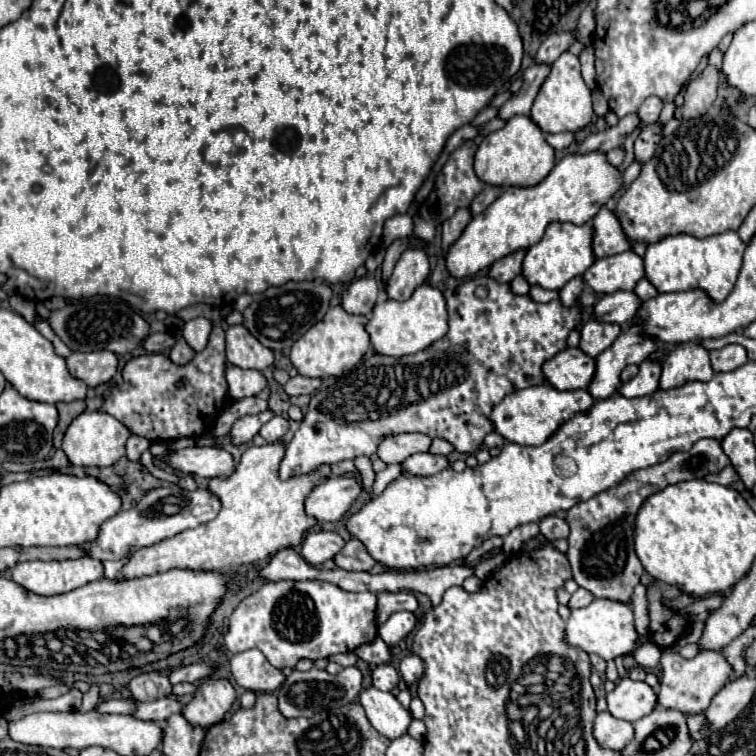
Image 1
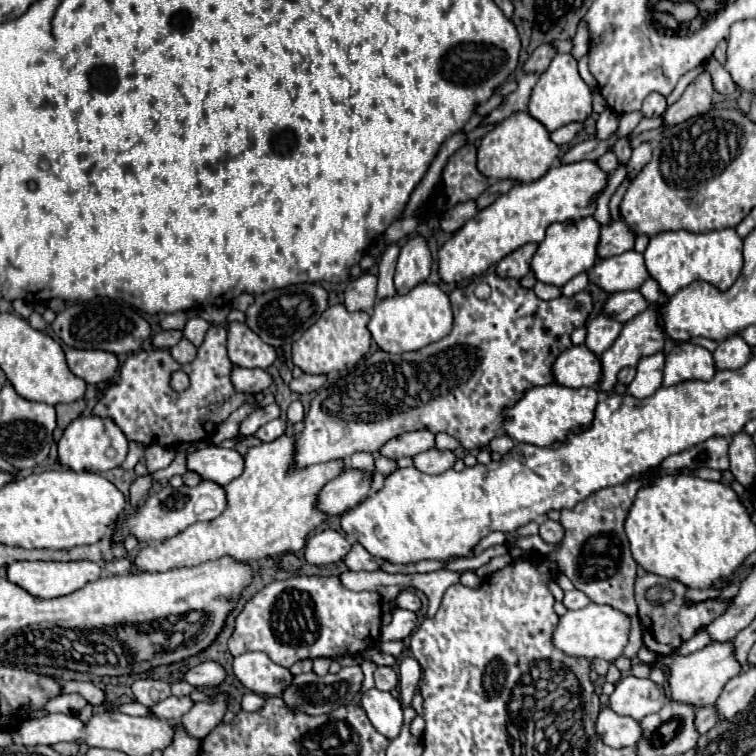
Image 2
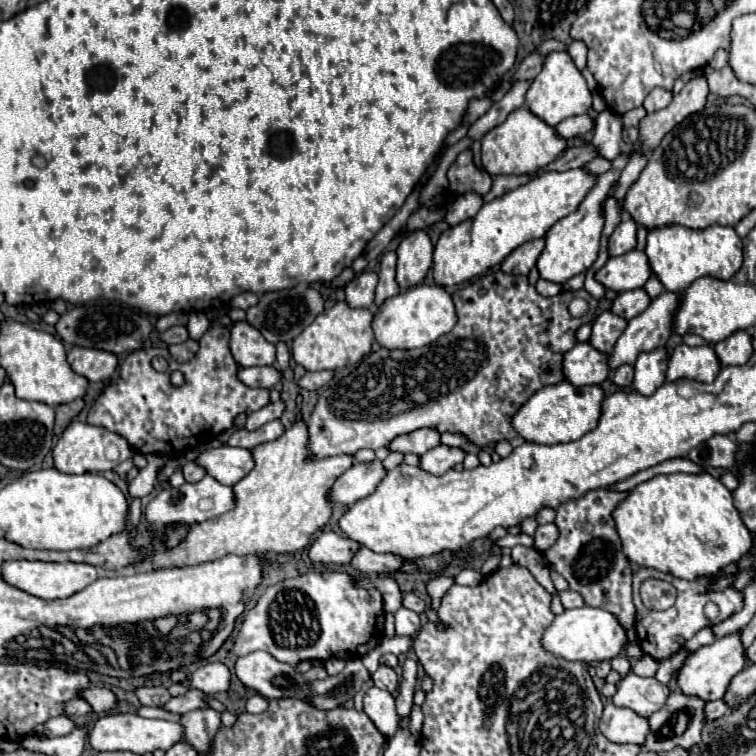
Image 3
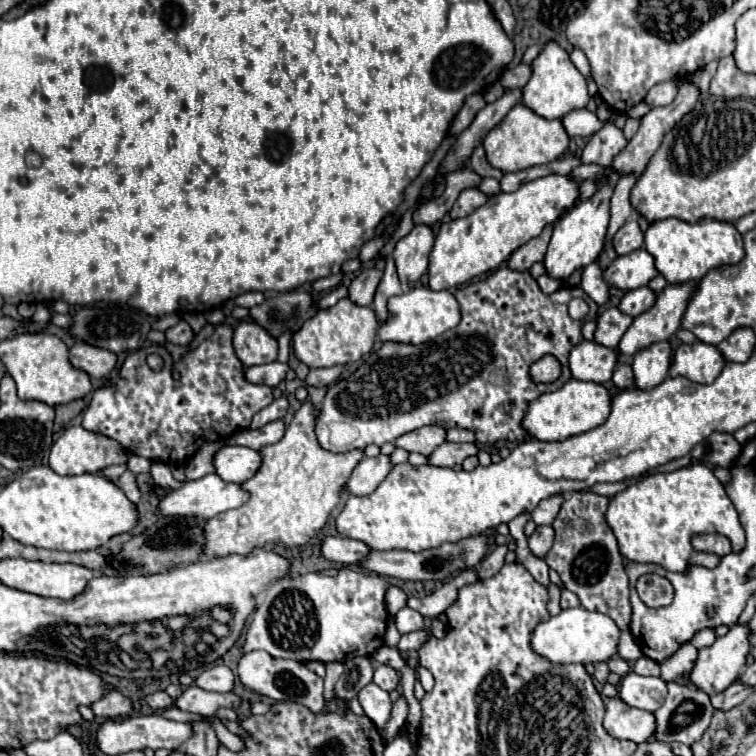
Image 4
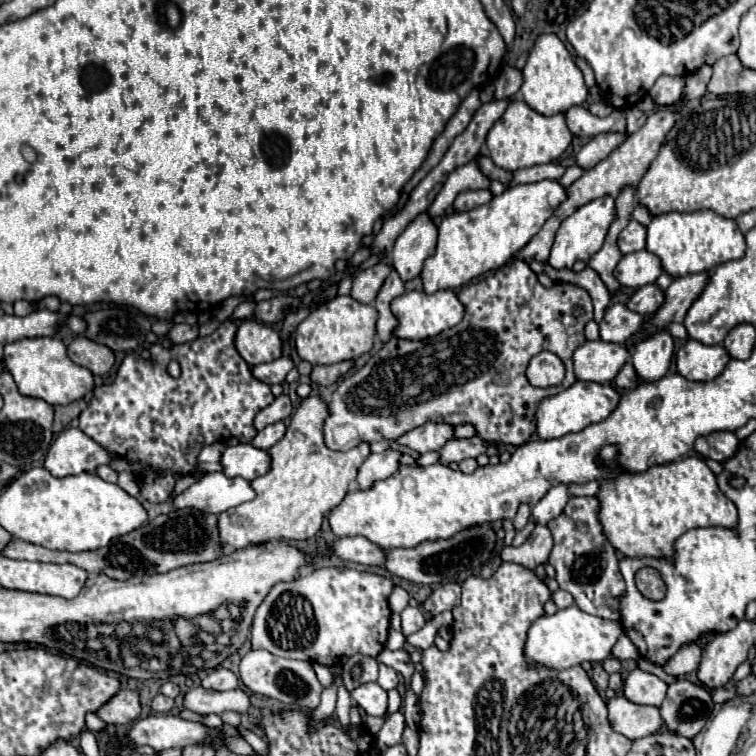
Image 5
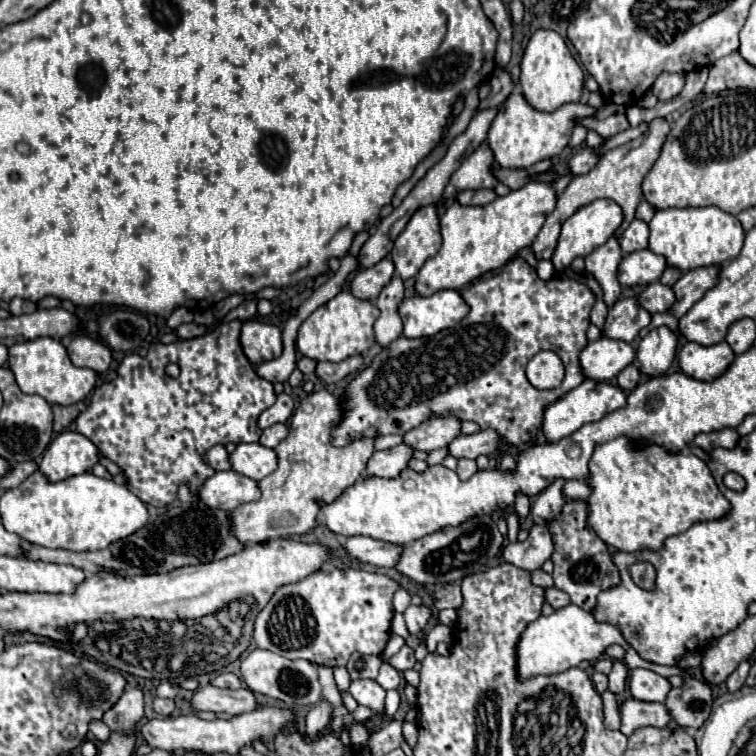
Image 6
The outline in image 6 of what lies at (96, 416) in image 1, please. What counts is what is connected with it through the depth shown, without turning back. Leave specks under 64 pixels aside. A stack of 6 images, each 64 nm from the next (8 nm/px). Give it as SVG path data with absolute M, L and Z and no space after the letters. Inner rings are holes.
M62 432L46 448L38 470L48 478L48 482L60 482L88 472L98 458L98 448L86 436L78 432Z

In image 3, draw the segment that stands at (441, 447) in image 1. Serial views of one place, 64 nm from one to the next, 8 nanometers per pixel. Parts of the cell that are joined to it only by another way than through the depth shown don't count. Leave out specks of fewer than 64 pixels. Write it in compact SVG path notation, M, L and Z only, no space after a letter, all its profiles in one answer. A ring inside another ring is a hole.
M444 432L442 434L442 444L446 444L446 446L464 446L464 444L468 444L468 438L464 434Z

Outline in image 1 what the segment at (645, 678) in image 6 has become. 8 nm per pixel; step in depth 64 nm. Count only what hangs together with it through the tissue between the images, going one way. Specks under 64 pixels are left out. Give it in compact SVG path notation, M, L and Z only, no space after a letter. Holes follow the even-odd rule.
M628 676L620 678L616 688L606 698L608 712L628 722L636 722L638 718L650 714L658 704L658 694L652 686Z

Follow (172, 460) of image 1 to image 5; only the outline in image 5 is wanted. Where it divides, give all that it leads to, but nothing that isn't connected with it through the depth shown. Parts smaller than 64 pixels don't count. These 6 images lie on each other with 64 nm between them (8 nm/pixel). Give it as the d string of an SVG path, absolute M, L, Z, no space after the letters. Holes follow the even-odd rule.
M236 444L226 448L222 456L224 474L234 478L242 476L246 480L254 480L270 470L270 454L268 450L254 448L252 444Z

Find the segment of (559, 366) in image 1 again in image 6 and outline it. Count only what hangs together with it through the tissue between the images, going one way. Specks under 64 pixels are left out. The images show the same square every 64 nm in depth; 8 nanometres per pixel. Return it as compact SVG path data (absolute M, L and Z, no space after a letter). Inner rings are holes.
M602 336L582 350L580 364L586 378L608 382L614 380L628 364L632 364L634 358L636 350L632 344Z

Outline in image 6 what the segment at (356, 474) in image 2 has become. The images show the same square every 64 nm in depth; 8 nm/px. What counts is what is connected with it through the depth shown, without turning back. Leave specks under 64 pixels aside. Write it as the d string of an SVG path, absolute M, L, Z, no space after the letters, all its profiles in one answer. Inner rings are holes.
M406 442L390 448L390 450L382 450L376 452L370 462L368 468L364 472L364 476L380 476L380 478L396 478L410 462L414 454L412 446L406 446Z

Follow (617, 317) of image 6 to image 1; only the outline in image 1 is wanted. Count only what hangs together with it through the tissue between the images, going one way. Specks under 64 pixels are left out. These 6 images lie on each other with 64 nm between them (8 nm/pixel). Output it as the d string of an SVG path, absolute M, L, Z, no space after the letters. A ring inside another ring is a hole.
M590 320L580 330L580 334L582 334L582 338L580 338L580 350L584 350L588 356L596 358L600 352L604 352L618 338L620 330L622 328L618 324Z

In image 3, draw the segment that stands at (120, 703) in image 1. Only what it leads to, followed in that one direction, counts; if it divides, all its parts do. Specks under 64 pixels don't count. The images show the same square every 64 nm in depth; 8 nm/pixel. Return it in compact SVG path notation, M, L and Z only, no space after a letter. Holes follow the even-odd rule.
M144 706L144 708L138 710L138 714L144 716L144 718L164 718L164 720L172 720L172 722L178 722L180 720L178 714L168 712L164 708L148 708L148 706Z

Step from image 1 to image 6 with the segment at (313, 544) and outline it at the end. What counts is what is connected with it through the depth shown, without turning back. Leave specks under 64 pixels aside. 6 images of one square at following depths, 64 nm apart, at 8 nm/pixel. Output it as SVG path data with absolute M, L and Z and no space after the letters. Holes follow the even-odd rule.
M352 536L346 542L346 550L350 556L360 562L368 562L374 566L396 566L402 554L402 546L394 546L390 542L374 540L370 536Z

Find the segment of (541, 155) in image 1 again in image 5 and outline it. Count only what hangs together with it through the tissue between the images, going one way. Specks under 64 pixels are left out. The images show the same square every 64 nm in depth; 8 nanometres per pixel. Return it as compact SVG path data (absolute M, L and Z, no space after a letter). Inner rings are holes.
M512 98L508 102L506 112L502 114L500 120L496 120L496 124L492 126L486 138L486 146L494 164L512 172L536 164L548 164L560 158L560 154L570 146L570 142L572 142L572 134L566 126L564 114L542 116L536 110L532 110L522 98Z

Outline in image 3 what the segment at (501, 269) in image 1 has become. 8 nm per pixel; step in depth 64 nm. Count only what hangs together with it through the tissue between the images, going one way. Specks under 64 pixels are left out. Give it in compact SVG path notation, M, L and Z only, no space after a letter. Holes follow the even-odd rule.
M538 238L538 240L530 240L522 246L518 246L504 262L502 262L502 272L506 274L528 274L530 268L534 268L538 254L542 254L546 240Z

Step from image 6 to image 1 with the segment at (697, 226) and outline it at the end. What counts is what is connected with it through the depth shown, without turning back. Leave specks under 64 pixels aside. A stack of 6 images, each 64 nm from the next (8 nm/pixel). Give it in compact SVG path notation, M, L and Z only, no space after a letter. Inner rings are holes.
M734 230L706 238L694 238L690 234L666 236L654 244L648 244L646 248L646 278L656 286L658 292L684 292L692 288L702 288L712 300L722 302L734 288L744 250L746 244L738 238Z

